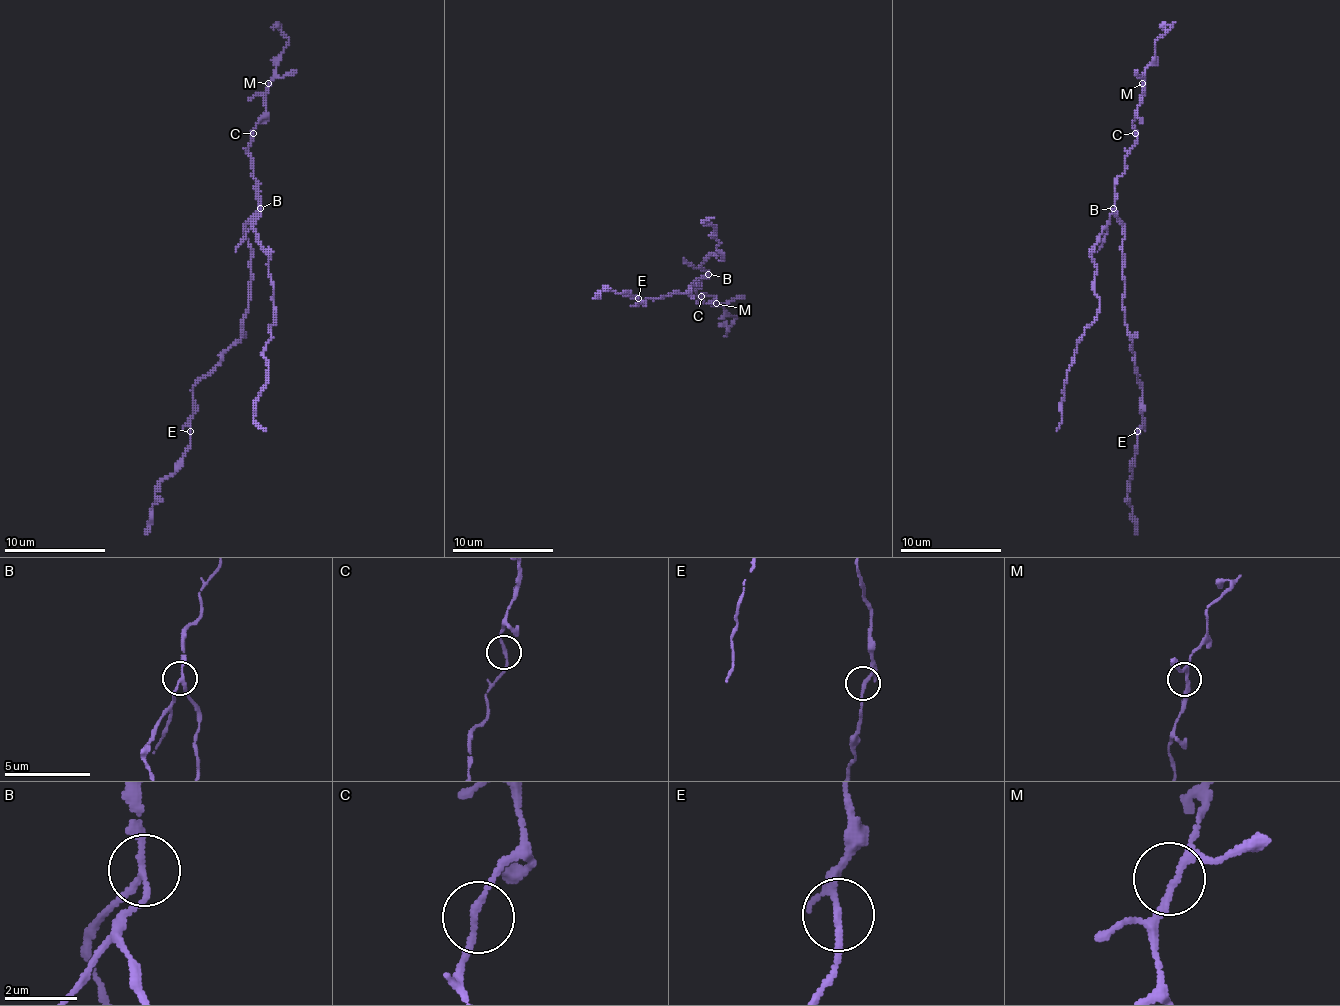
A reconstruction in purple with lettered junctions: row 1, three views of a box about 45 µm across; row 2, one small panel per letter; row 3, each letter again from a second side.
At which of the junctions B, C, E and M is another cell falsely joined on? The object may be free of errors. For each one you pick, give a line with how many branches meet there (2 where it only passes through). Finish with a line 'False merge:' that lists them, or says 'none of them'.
B: branches 3
False merge: B

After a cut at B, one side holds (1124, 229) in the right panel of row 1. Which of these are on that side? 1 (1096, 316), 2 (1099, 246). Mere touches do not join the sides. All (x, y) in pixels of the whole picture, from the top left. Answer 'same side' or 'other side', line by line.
1: other side
2: other side

